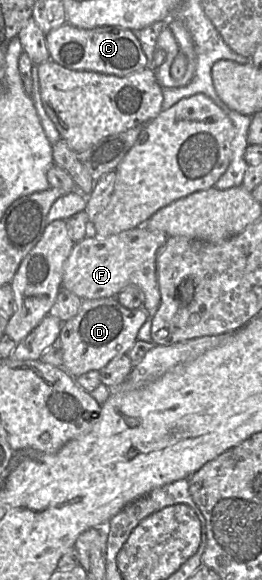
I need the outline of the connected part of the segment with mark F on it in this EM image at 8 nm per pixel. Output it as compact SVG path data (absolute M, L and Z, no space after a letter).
M145 225L122 231L109 237L89 233L75 243L64 263L62 288L81 299L116 297L128 286L137 286L144 295L143 307L148 317L154 317L160 305L160 292L156 275L156 259L168 236L160 231L150 231Z

